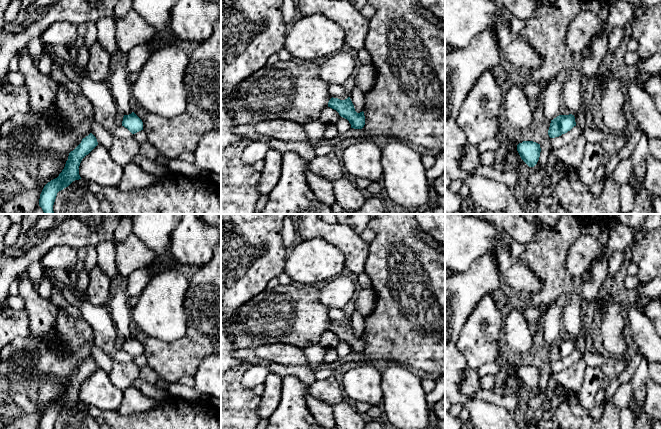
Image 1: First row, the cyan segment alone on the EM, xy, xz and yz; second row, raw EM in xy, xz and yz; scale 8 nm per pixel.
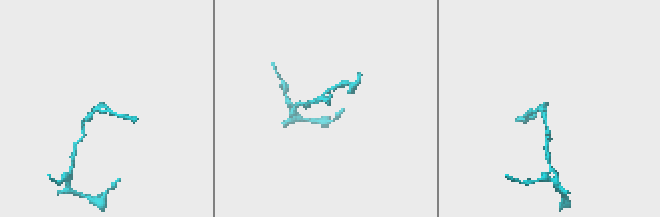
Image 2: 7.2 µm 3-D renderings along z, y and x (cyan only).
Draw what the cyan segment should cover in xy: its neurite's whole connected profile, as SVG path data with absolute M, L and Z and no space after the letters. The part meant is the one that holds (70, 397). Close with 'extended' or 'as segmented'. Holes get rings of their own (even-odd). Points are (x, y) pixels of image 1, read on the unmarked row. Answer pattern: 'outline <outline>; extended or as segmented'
outline M90 357L69 377L65 391L59 400L48 406L39 423L39 429L54 429L57 417L68 411L73 405L81 403L79 390L82 383L98 369L96 361Z; as segmented

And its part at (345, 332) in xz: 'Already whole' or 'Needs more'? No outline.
Already whole

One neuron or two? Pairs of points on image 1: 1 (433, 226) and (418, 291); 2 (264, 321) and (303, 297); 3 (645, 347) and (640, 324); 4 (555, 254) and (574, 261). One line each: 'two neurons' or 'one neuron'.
1: two neurons
2: one neuron
3: one neuron
4: two neurons

